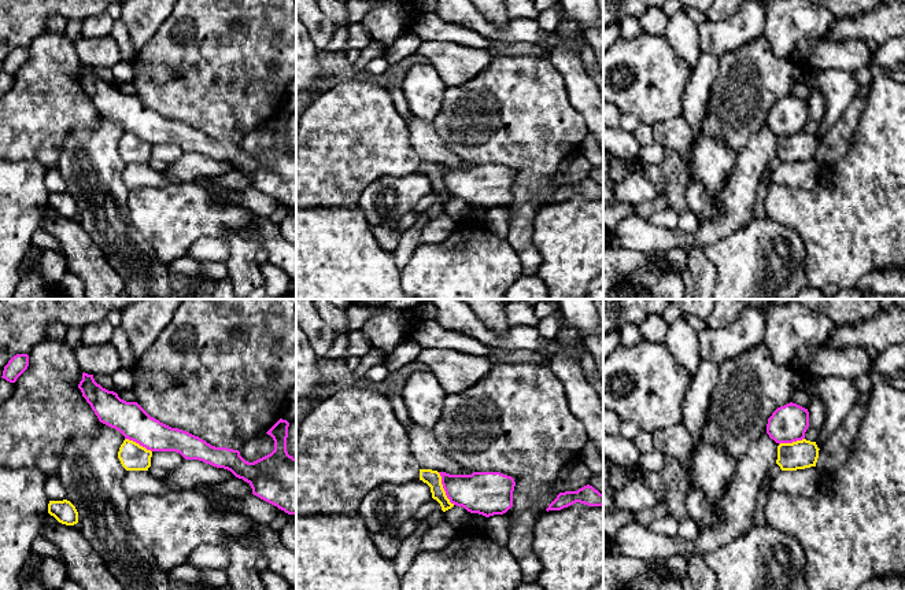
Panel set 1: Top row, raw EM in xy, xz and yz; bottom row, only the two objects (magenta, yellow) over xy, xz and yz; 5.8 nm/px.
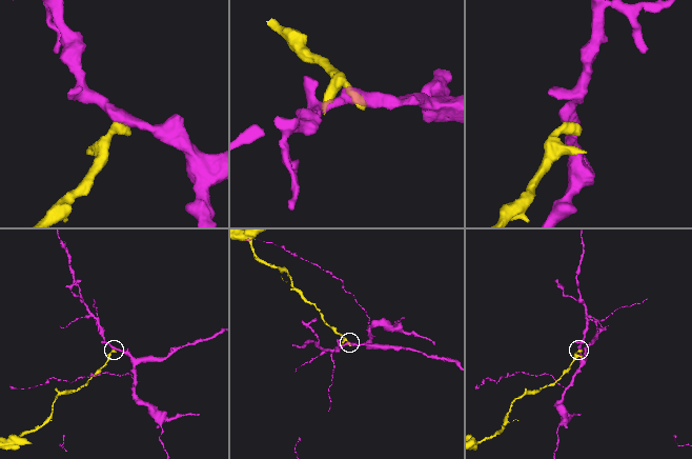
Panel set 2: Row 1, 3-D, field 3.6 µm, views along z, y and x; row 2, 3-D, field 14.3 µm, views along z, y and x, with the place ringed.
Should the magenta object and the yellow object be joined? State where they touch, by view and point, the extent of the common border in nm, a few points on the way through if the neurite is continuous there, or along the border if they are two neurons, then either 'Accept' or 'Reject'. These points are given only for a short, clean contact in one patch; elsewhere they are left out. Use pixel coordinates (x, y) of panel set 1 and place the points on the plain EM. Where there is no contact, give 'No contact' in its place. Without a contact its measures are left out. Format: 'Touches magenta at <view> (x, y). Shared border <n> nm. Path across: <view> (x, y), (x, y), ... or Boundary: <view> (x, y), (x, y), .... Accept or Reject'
Touches magenta at xz (443, 180). Shared border 220 nm. Boundary: xz (438, 165), (446, 190), (454, 196). Reject

